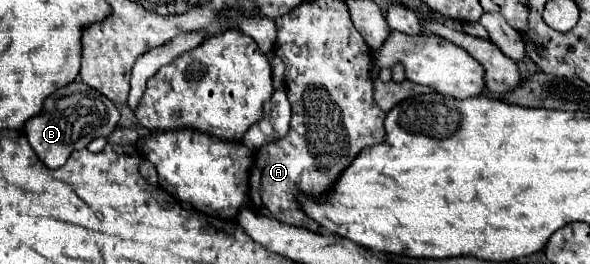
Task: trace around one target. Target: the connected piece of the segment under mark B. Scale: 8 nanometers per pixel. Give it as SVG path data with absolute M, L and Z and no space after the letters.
M76 78L74 82L62 86L44 100L42 112L26 122L24 132L38 158L42 158L46 166L58 168L66 162L72 150L86 148L94 138L110 136L118 120L120 120L120 112L116 104Z

